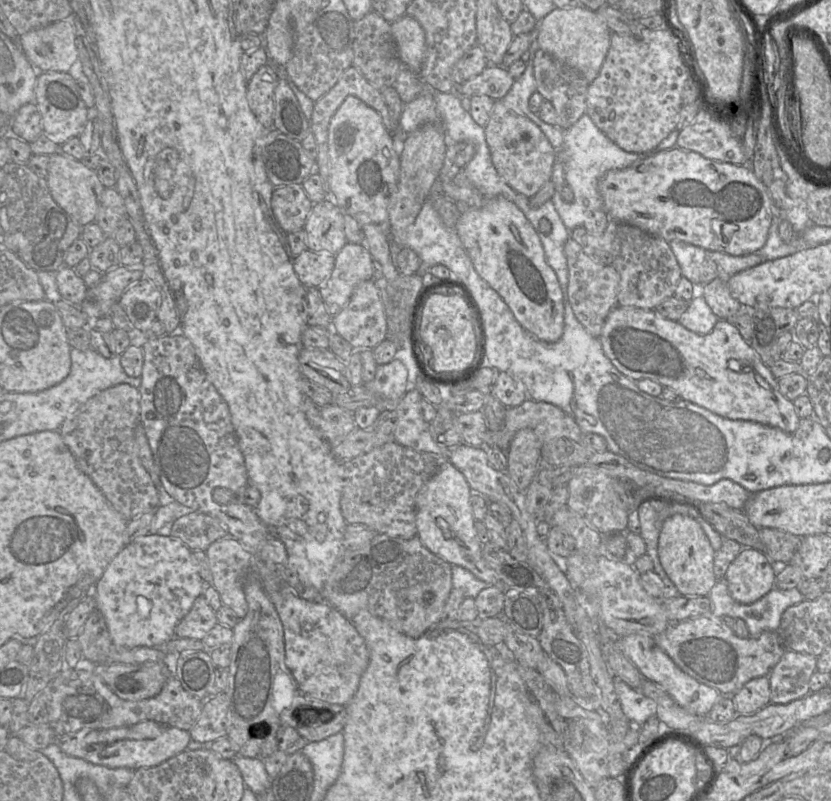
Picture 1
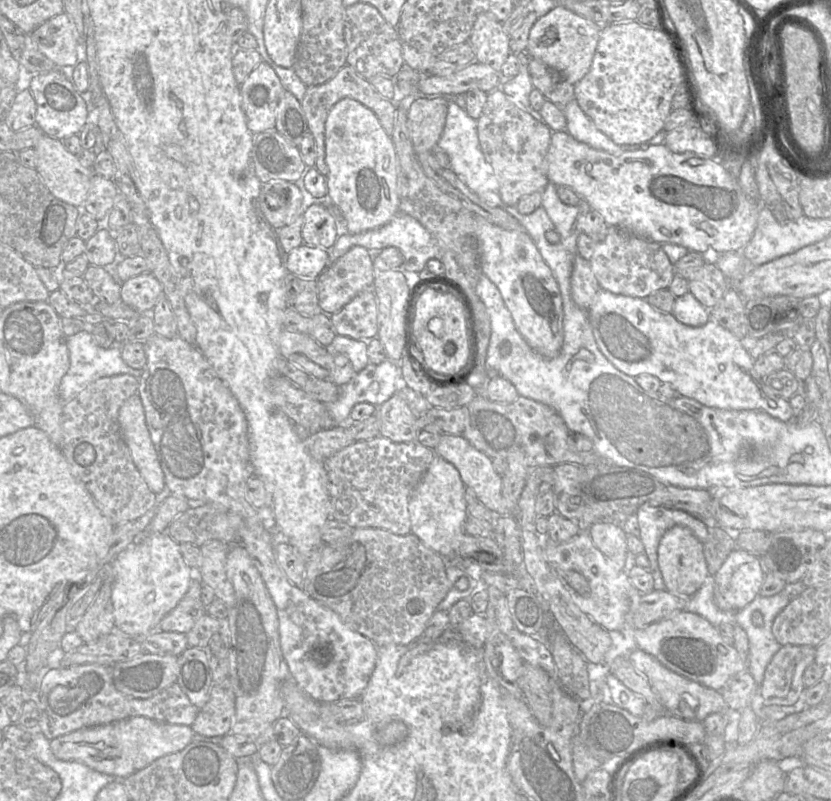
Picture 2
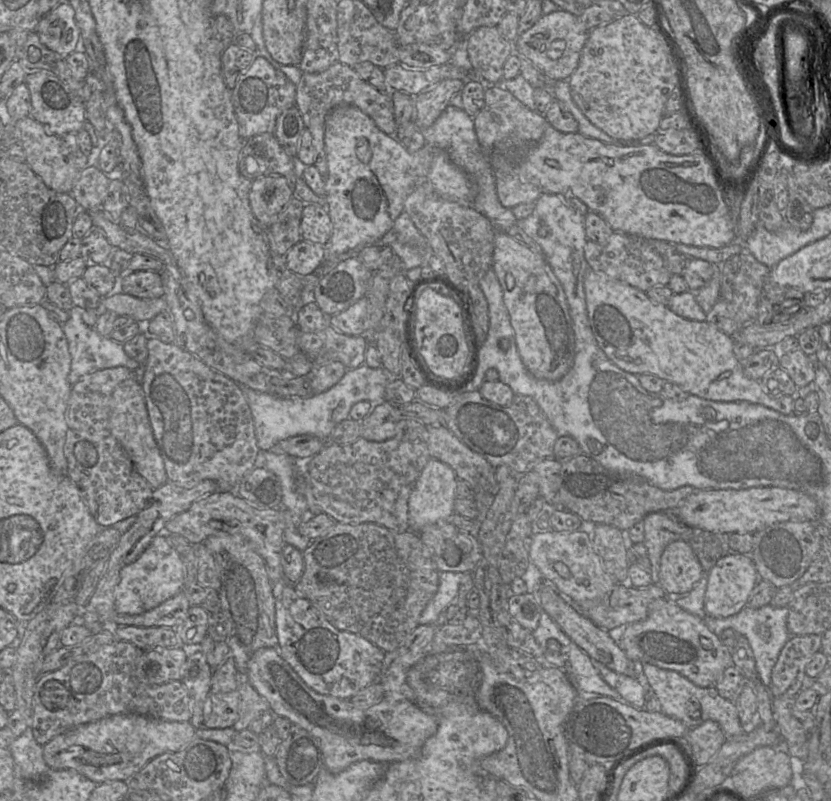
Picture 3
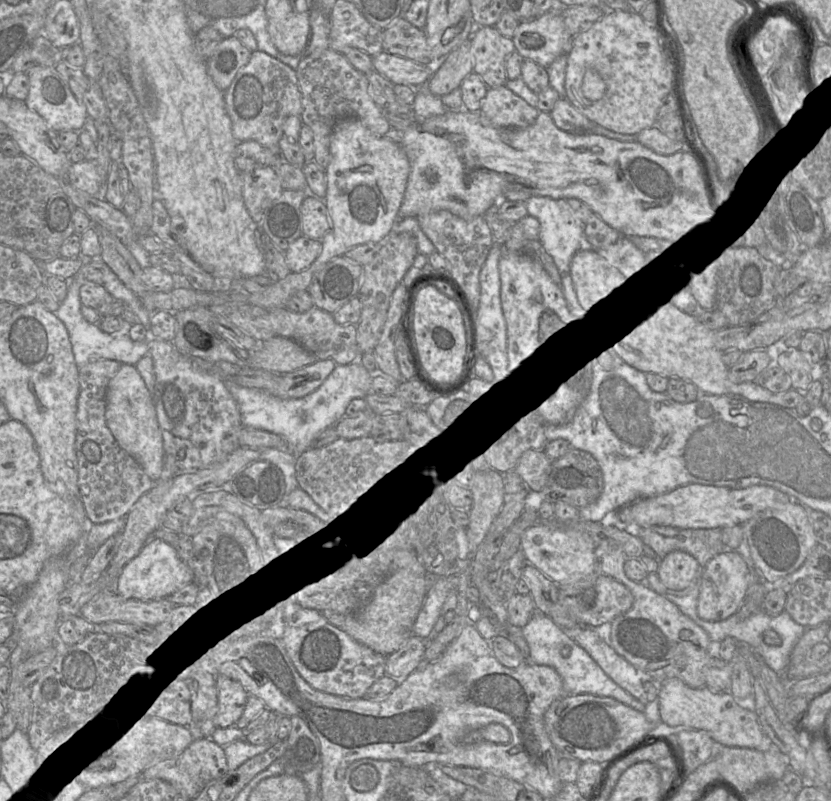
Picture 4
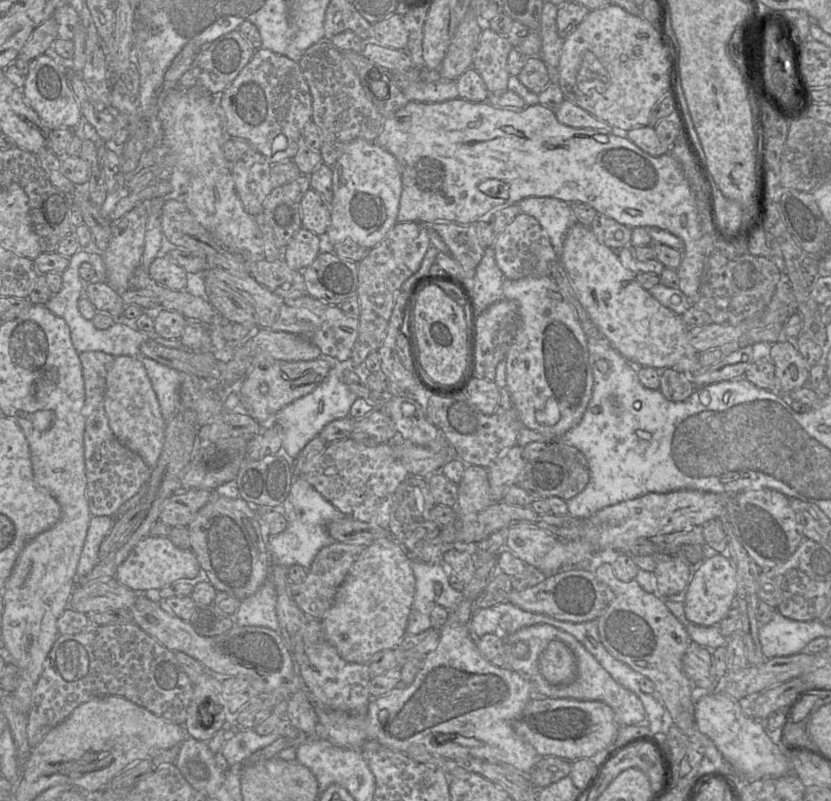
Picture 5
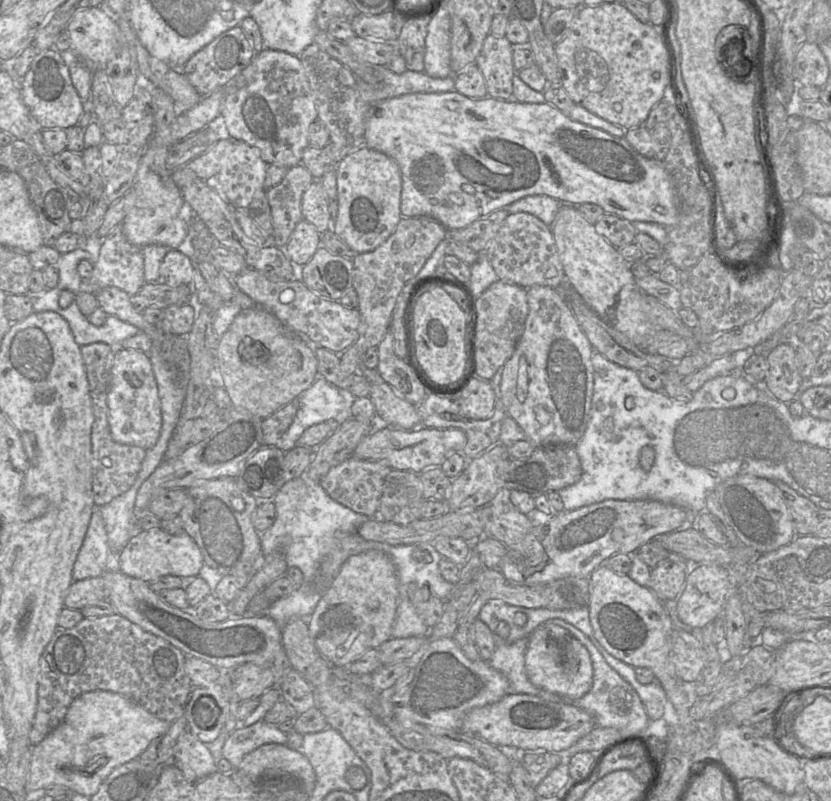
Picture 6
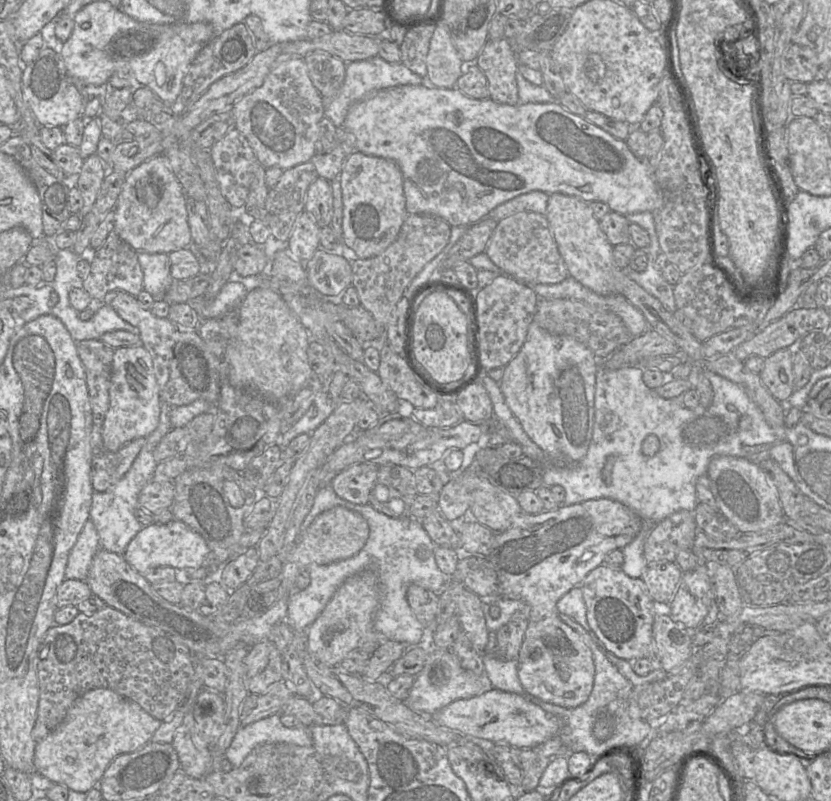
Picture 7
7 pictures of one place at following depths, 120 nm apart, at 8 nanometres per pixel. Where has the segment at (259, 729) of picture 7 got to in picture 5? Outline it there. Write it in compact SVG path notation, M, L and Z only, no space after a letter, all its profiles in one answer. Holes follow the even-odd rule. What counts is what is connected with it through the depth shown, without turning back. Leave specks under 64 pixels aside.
M239 729L232 737L225 741L221 753L230 766L242 765L242 761L259 749L274 742L279 735L272 732L268 735L259 735L254 729Z

